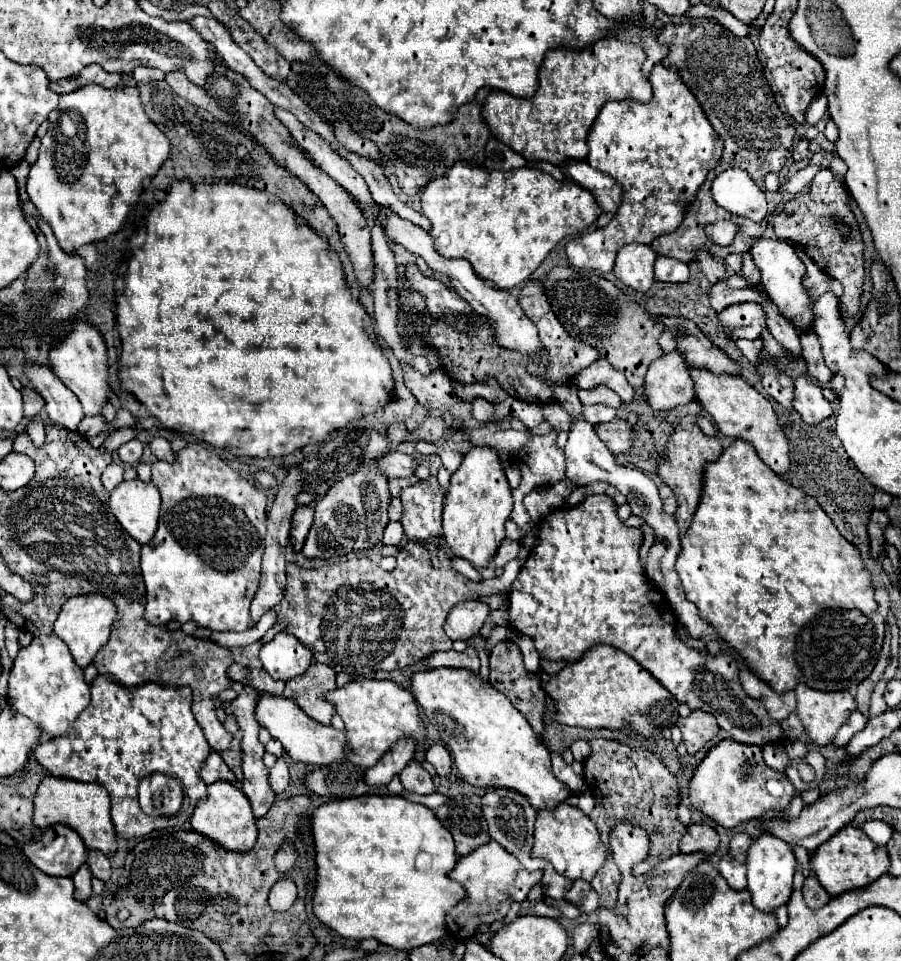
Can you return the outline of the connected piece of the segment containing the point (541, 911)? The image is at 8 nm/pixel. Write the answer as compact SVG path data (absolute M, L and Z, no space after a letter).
M538 902L538 904L534 904L534 906L530 906L530 910L528 910L532 916L552 916L552 918L560 918L560 914L558 914L558 910L556 908L552 908L552 906L546 906L544 902Z

